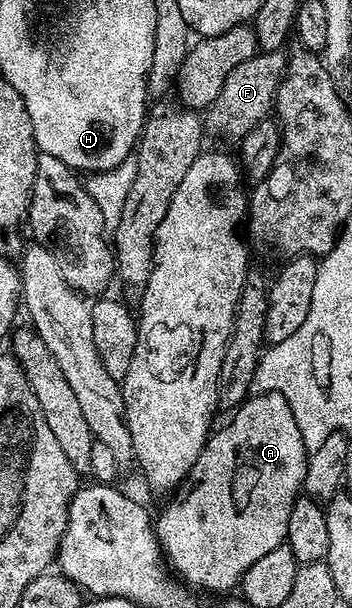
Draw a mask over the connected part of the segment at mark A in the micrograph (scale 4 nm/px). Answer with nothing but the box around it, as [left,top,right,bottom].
[155,392,309,592]

